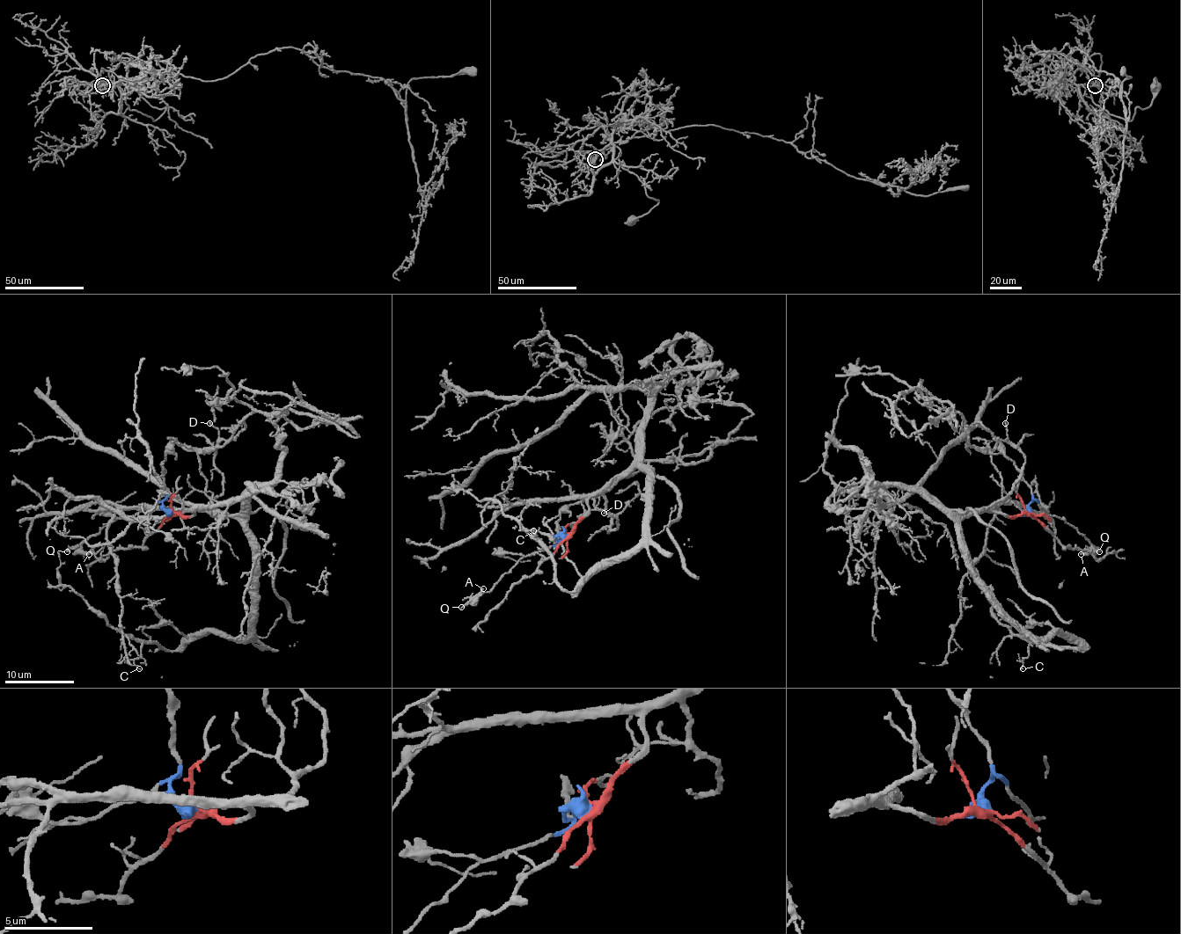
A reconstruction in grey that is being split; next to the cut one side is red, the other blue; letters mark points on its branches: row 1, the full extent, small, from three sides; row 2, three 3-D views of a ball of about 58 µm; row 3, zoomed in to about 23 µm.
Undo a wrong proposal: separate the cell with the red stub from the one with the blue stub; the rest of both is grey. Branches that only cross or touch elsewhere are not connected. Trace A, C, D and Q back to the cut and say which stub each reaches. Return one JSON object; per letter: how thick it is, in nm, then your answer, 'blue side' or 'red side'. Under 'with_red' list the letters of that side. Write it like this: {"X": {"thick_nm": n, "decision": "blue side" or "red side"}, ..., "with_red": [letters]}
{"A": {"thick_nm": 280, "decision": "blue side"}, "C": {"thick_nm": 100, "decision": "red side"}, "D": {"thick_nm": 150, "decision": "red side"}, "Q": {"thick_nm": 240, "decision": "blue side"}, "with_red": ["C", "D"]}

